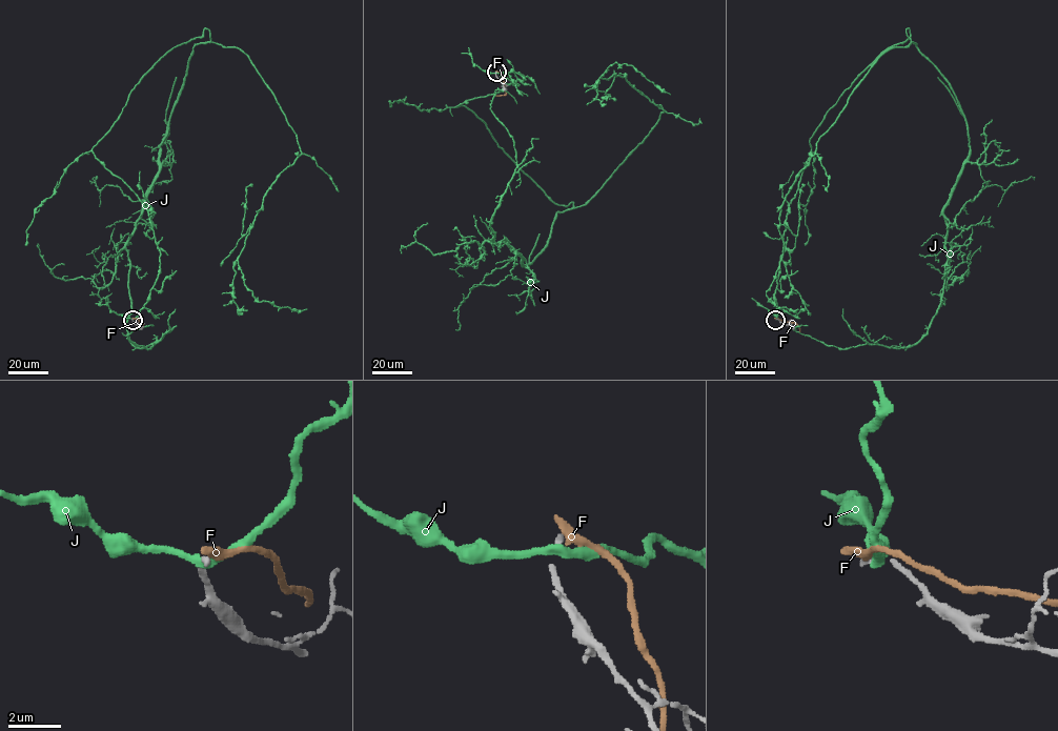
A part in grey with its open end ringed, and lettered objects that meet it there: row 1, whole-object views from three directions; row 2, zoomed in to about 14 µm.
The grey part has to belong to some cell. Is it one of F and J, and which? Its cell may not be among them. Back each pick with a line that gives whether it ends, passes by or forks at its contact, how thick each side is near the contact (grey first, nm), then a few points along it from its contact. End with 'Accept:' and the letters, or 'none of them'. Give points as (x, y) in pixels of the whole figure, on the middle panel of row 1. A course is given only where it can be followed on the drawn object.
Accept: none of them

